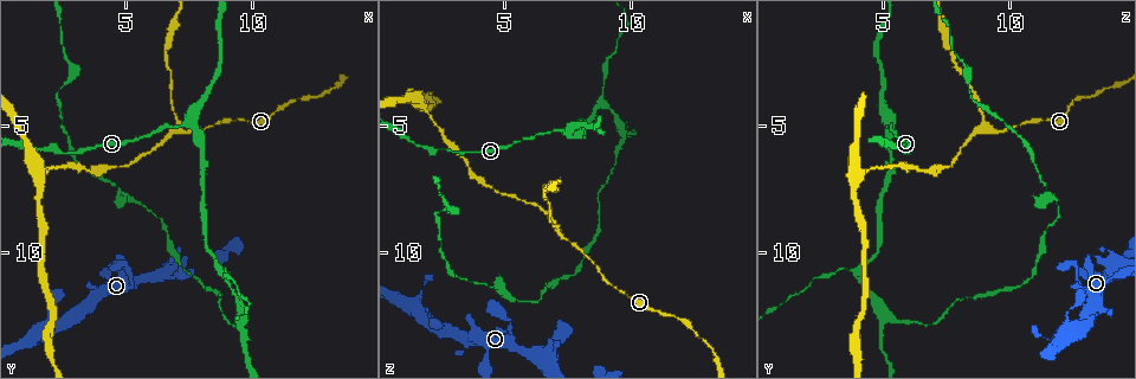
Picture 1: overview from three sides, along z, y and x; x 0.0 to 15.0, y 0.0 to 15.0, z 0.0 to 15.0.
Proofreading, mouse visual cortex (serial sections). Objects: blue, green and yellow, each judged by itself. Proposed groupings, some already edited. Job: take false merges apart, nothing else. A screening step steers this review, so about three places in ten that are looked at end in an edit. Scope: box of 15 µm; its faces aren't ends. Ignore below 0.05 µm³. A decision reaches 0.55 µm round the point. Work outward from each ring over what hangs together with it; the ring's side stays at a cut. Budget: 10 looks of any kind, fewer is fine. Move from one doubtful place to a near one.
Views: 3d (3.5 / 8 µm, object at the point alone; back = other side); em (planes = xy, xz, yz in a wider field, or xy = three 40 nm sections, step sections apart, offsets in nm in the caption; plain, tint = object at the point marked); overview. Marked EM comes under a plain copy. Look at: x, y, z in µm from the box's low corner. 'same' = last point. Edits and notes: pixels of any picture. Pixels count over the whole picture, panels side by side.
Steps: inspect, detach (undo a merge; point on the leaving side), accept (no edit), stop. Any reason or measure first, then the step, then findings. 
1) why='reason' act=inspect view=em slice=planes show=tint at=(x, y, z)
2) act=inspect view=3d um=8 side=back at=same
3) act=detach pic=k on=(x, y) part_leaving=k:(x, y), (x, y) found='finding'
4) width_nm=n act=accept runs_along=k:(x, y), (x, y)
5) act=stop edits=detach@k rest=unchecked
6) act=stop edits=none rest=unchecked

why='a fork' act=inspect view=3d um=8 at=(7.5, 4.9, 5.3)

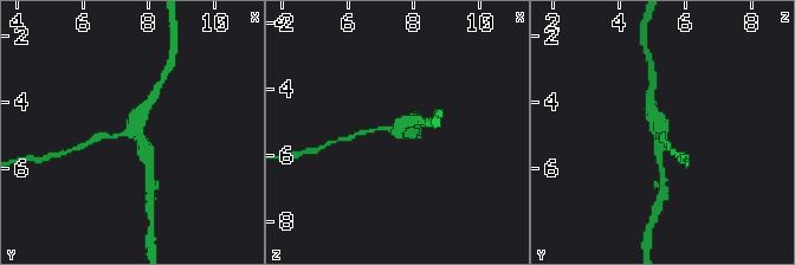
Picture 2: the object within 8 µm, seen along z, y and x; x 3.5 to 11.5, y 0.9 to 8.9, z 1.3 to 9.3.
arms=3 arm_widths_nm=150,300,350 why='need the tissue' act=inspect view=em slice=xy step=2 show=tint at=(7.6, 4.9, 5.2)

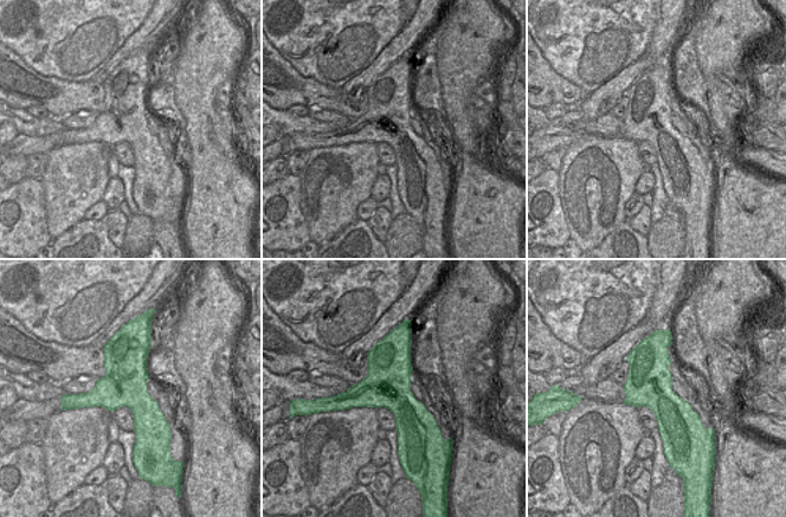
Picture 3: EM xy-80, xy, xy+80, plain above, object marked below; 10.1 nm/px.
act=accept runs_along=2:(99, 136), (136, 134), (148, 161) found='all the same cell'

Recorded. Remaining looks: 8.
why='side arm on a straight run' act=inspect view=3d um=3.5 at=(7.1, 5.2, 9.3)

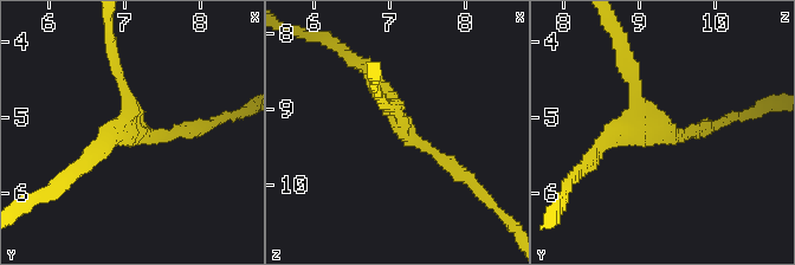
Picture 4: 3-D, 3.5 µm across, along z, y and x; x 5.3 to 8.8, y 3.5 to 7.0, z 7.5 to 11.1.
arms=3 arm_widths_nm=200,200,250 act=inspect view=em slice=xy step=2 show=tint at=(7.15, 5.20, 9.15)

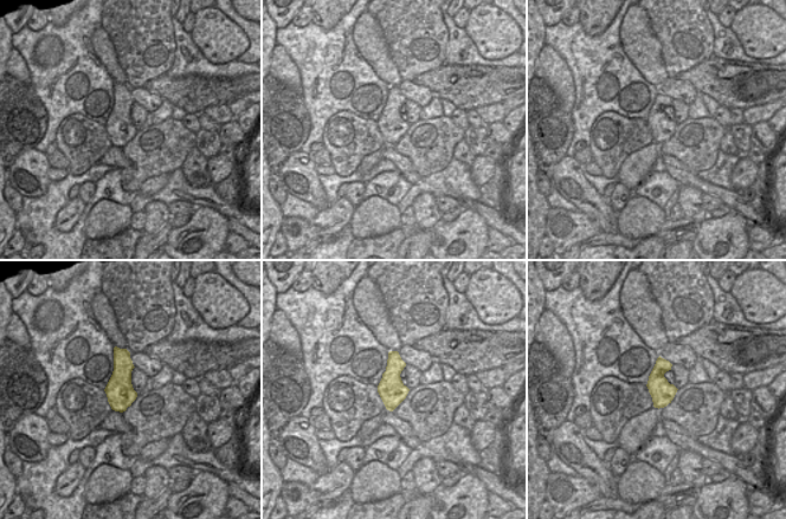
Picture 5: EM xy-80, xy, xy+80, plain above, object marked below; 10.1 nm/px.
width_nm=280 act=accept runs_along=4:(465, 178), (406, 133), (363, 65) found='continuous, no second cell'

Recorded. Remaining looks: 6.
why='a fork' act=inspect view=3d um=3.5 side=back at=(8.8, 10.8, 4.0)

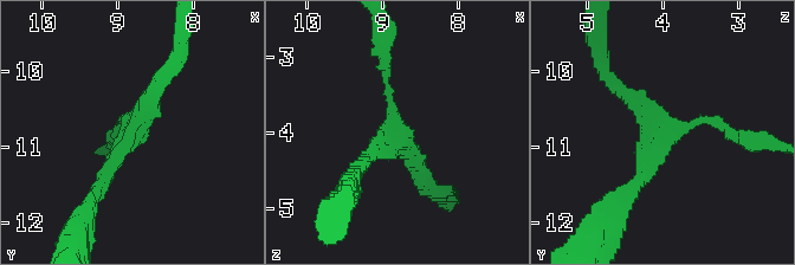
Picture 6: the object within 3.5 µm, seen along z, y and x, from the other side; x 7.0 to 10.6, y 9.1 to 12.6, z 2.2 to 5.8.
arms=3 arm_widths_nm=150,200,200 act=inspect view=em slice=xy step=3 show=tint at=(8.75, 10.75, 4.05)

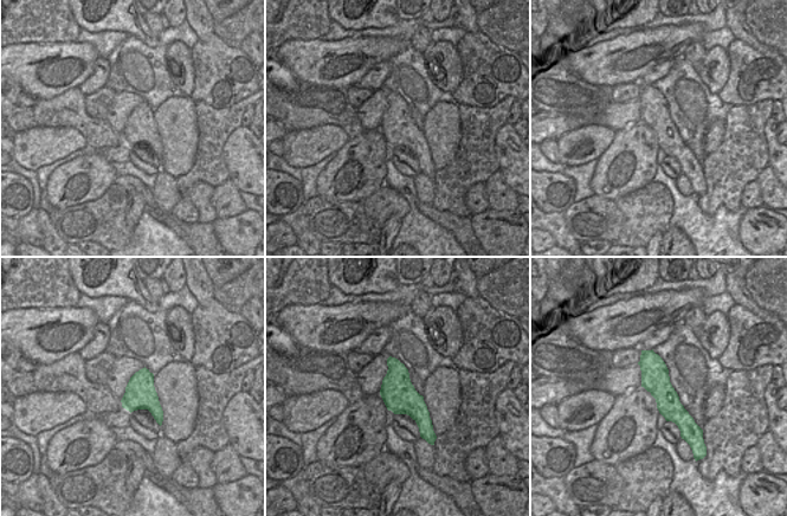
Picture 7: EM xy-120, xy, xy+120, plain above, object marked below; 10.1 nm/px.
act=accept runs_along=6:(165, 76), (95, 192) found='all the same cell'

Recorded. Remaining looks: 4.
why='three arms meet' act=inspect view=3d um=3.5 at=(9.6, 12.6, 5.1)

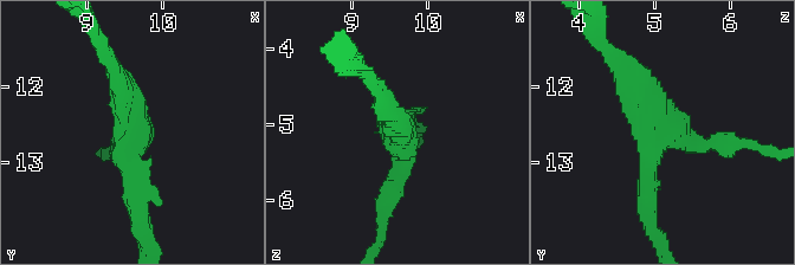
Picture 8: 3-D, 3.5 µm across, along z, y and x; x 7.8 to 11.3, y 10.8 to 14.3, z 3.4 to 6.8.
arms=3 arm_widths_nm=200,250,250 act=inspect view=em slice=xy step=3 show=tint at=(9.60, 12.50, 5.10)

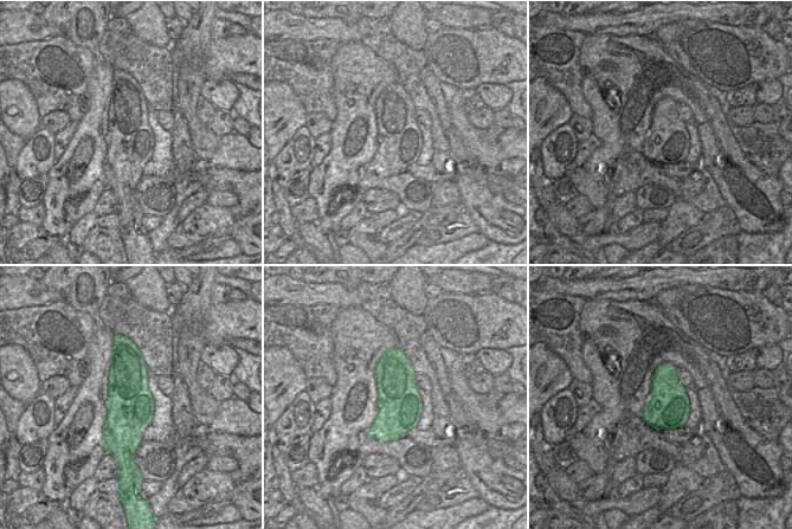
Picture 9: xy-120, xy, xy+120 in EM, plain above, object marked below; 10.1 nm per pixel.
act=accept runs_along=8:(616, 63), (671, 133), (725, 143) found='continuous, no second cell'

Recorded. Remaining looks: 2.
why='branch point' act=inspect view=3d um=3.5 side=back at=(4.9, 7.7, 11.6)

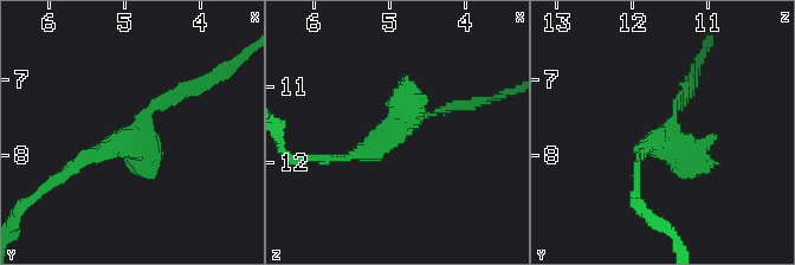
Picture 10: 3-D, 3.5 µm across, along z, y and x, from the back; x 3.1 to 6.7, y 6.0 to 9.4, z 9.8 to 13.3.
act=inspect view=em slice=xy step=2 show=tint at=(4.85, 7.75, 11.55)

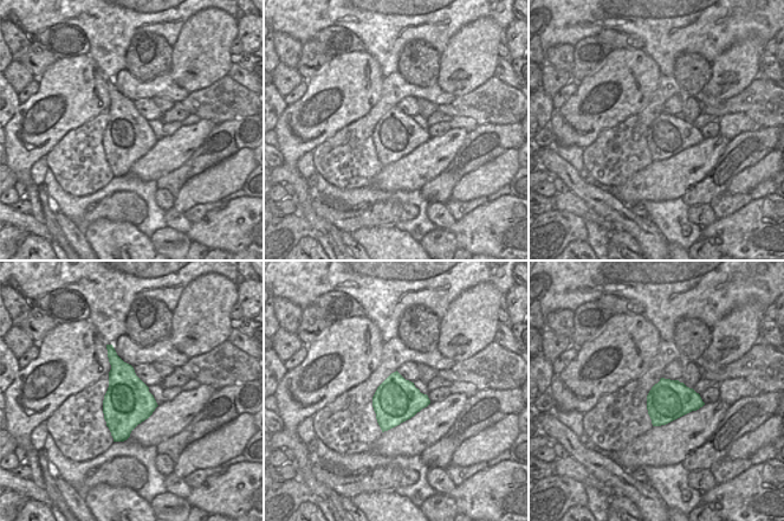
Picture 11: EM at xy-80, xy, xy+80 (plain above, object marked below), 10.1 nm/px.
act=accept found='continuous, no second cell'

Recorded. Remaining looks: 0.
act=stop edits=none rest=unchecked

